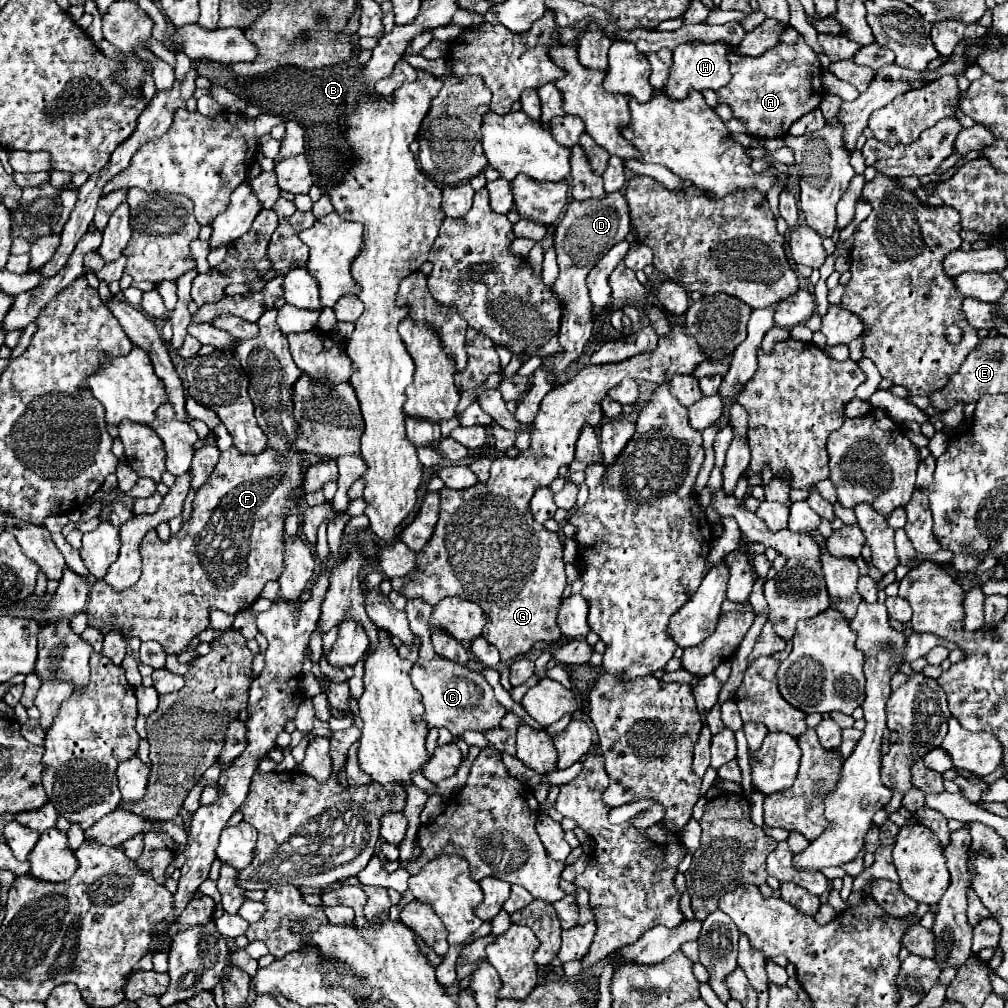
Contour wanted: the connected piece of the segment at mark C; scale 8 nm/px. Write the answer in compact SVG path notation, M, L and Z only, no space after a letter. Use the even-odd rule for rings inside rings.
M425 636L419 648L419 660L411 668L411 682L421 694L421 702L425 706L423 720L431 728L447 728L453 736L461 736L465 730L493 730L499 728L507 710L495 700L491 684L485 680L481 672L471 672L469 668L443 660L435 656L433 646L429 648L431 638Z

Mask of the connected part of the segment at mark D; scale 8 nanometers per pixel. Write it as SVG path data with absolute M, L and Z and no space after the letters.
M621 192L607 194L603 200L573 200L567 206L565 216L561 218L559 228L555 230L555 250L557 250L557 264L559 264L559 276L557 282L553 282L551 290L559 296L563 302L563 320L561 320L561 332L559 332L559 344L565 348L563 354L557 354L553 358L545 360L547 368L553 368L557 376L563 374L563 370L581 356L587 340L593 334L593 316L591 316L591 298L587 290L587 274L591 268L619 242L625 240L629 232L629 206Z

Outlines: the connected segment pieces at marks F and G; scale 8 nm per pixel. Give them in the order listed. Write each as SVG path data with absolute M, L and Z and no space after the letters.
M233 446L221 452L219 462L207 478L207 484L195 492L191 518L183 522L181 530L171 534L167 542L161 542L155 530L147 532L139 546L143 558L141 578L123 592L115 592L105 580L95 580L87 600L87 614L107 626L117 626L123 638L137 636L141 642L155 640L163 646L165 654L175 654L181 652L199 632L209 628L209 608L217 608L229 614L247 610L259 598L263 586L269 580L277 580L281 574L283 516L287 516L287 508L291 508L291 504L299 502L299 496L293 496L293 492L299 492L305 480L303 460L307 460L311 466L329 458L307 456L307 452L291 452L291 456L279 456L279 452L273 448L257 456L243 454Z
M673 324L671 338L659 342L655 352L643 352L623 362L615 364L599 364L599 366L585 366L571 382L553 388L541 402L541 408L535 416L535 430L531 432L531 448L521 452L517 458L497 458L491 466L491 476L485 484L475 484L467 490L449 490L443 488L441 496L441 512L435 526L431 540L419 550L423 556L423 572L413 572L411 576L393 578L393 590L405 592L405 598L423 598L427 604L435 606L445 596L459 596L471 600L481 606L487 616L487 624L481 636L499 648L501 662L511 662L517 656L523 656L531 650L537 640L559 640L561 630L557 626L557 608L561 604L561 596L565 590L565 562L563 562L563 544L555 532L537 524L529 510L529 500L539 486L549 486L561 466L569 466L575 456L575 442L579 432L585 426L599 426L603 420L601 400L607 392L619 384L623 378L631 380L647 380L655 384L663 384L671 380L675 374L689 374L693 368L703 362L703 352L685 334L683 324Z

